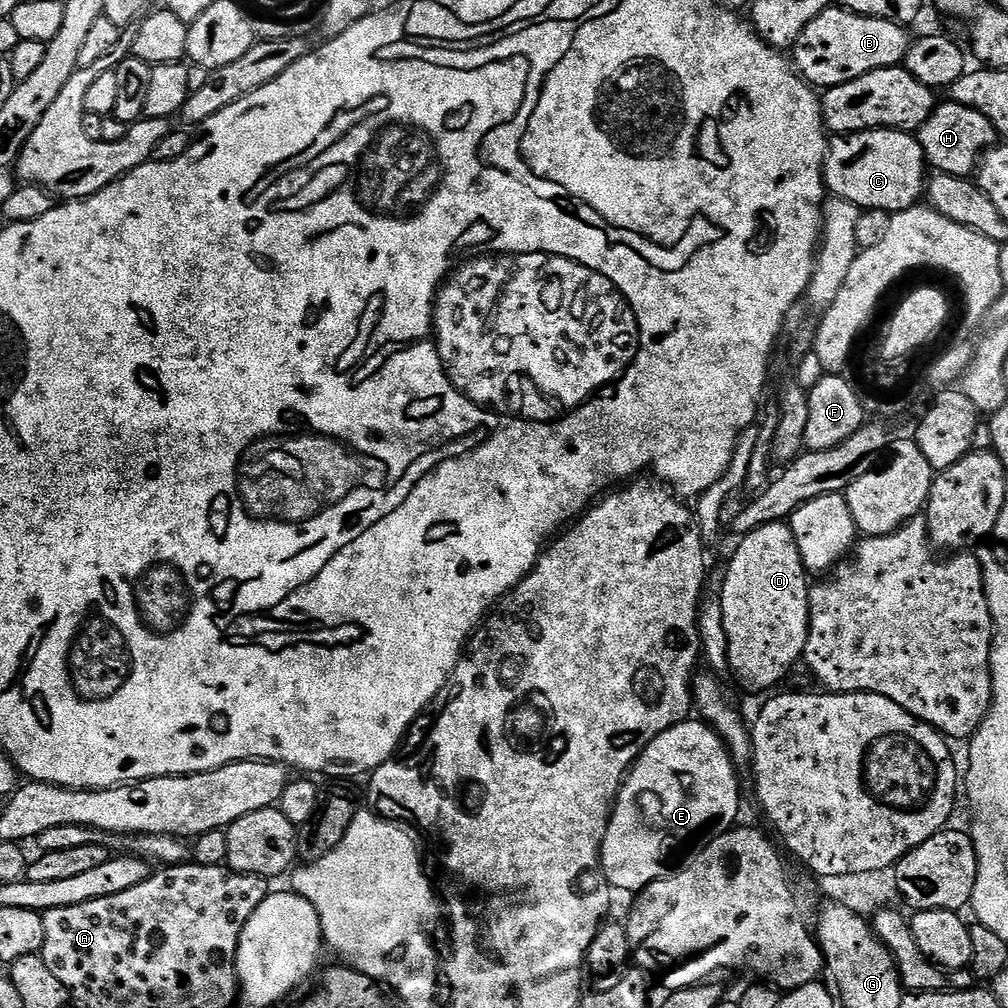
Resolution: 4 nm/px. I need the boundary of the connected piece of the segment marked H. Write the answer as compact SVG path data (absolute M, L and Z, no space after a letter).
M940 102L918 129L918 139L925 161L931 167L933 164L936 172L971 177L978 167L981 155L997 143L998 133L986 114L978 114L978 110L970 106Z

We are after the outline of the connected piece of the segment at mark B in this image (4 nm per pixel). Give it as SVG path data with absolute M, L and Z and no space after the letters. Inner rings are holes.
M829 6L806 26L806 30L802 30L790 49L790 60L795 71L807 83L817 89L827 90L879 68L897 67L908 54L908 31L905 25L894 20L863 16L857 12L847 12L844 8Z

